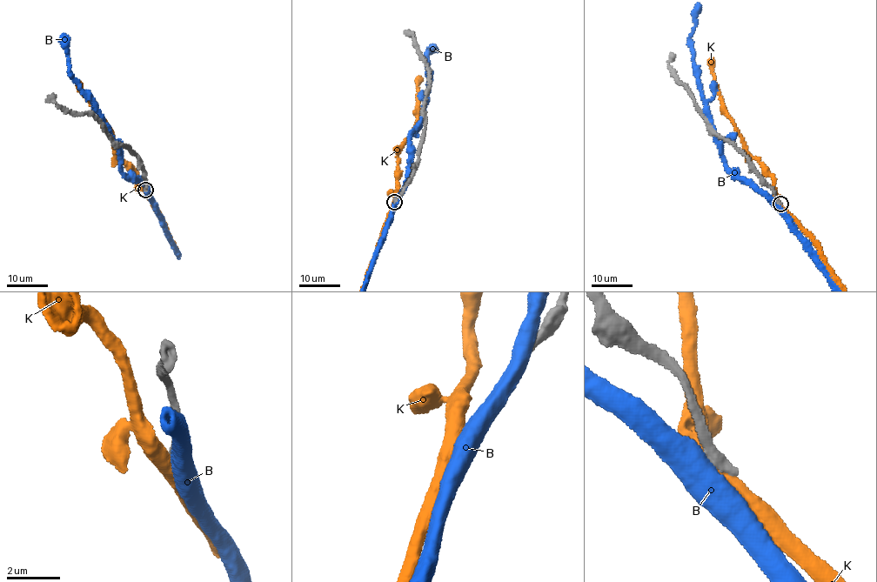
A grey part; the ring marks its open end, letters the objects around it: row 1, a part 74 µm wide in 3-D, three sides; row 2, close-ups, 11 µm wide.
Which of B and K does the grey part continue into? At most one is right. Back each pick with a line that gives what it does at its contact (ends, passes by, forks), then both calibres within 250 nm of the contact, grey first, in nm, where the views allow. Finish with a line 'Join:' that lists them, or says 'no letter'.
Join: no letter

